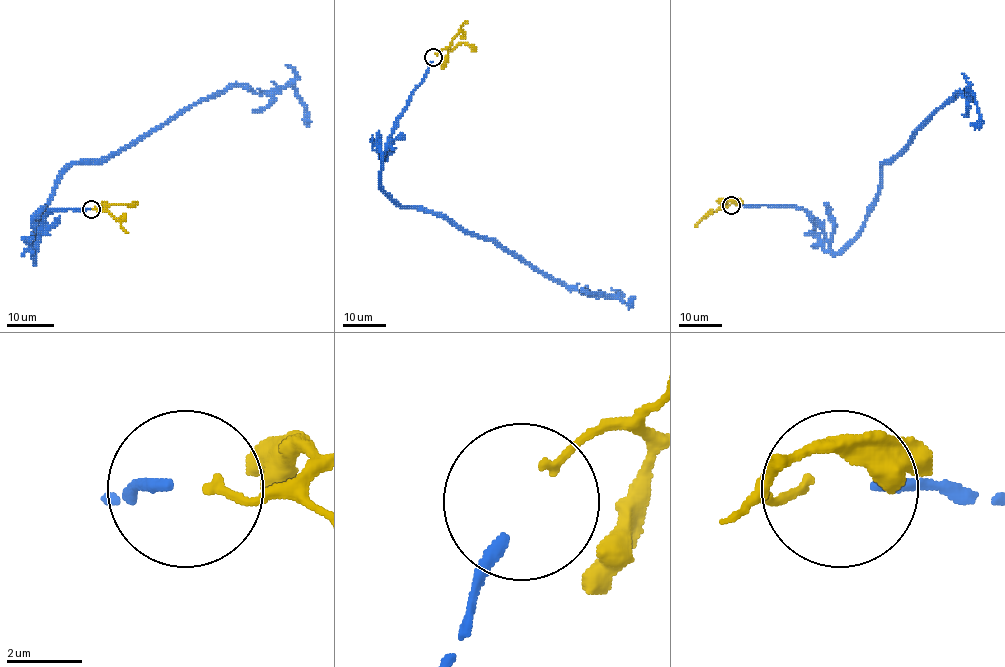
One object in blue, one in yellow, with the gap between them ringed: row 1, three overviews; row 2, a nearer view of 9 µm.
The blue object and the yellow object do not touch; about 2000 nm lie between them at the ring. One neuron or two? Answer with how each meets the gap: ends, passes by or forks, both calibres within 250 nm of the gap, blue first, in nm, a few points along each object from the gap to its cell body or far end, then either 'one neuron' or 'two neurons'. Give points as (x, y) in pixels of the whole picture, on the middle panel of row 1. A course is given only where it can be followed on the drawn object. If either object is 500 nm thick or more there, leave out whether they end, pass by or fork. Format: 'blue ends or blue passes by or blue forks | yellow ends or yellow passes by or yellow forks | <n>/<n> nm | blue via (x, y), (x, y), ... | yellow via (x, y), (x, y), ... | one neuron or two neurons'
blue ends | yellow ends | 340/240 nm | blue via (432, 61), (388, 141), (380, 185), (400, 205), (446, 215), (567, 286), (616, 297), (629, 304), (634, 296) | yellow via (436, 55), (447, 47), (466, 20) | two neurons

